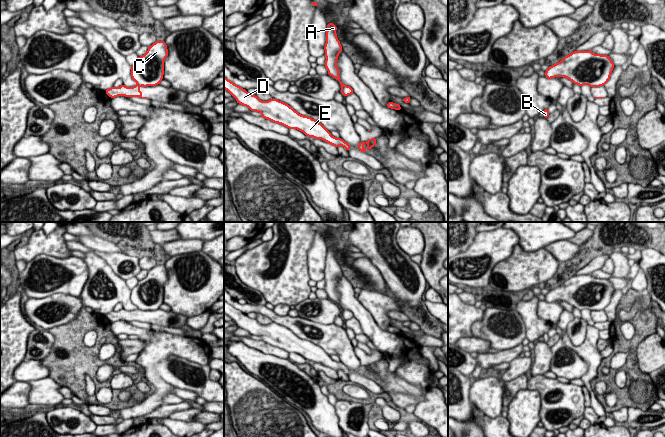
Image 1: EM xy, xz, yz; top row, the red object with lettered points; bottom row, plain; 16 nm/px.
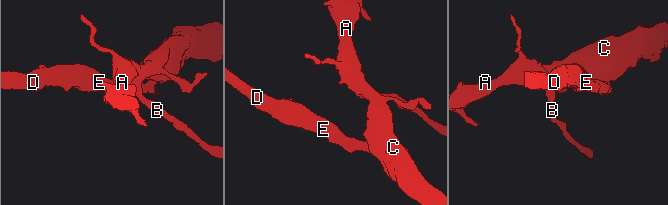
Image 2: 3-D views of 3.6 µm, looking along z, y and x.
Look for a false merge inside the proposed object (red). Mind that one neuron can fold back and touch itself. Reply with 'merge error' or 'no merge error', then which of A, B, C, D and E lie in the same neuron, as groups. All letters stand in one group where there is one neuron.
merge error | A B C / D E

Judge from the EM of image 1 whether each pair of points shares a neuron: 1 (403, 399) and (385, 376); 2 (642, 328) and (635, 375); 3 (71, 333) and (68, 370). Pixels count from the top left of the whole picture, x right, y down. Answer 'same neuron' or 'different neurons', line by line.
1: different neurons
2: same neuron
3: same neuron

